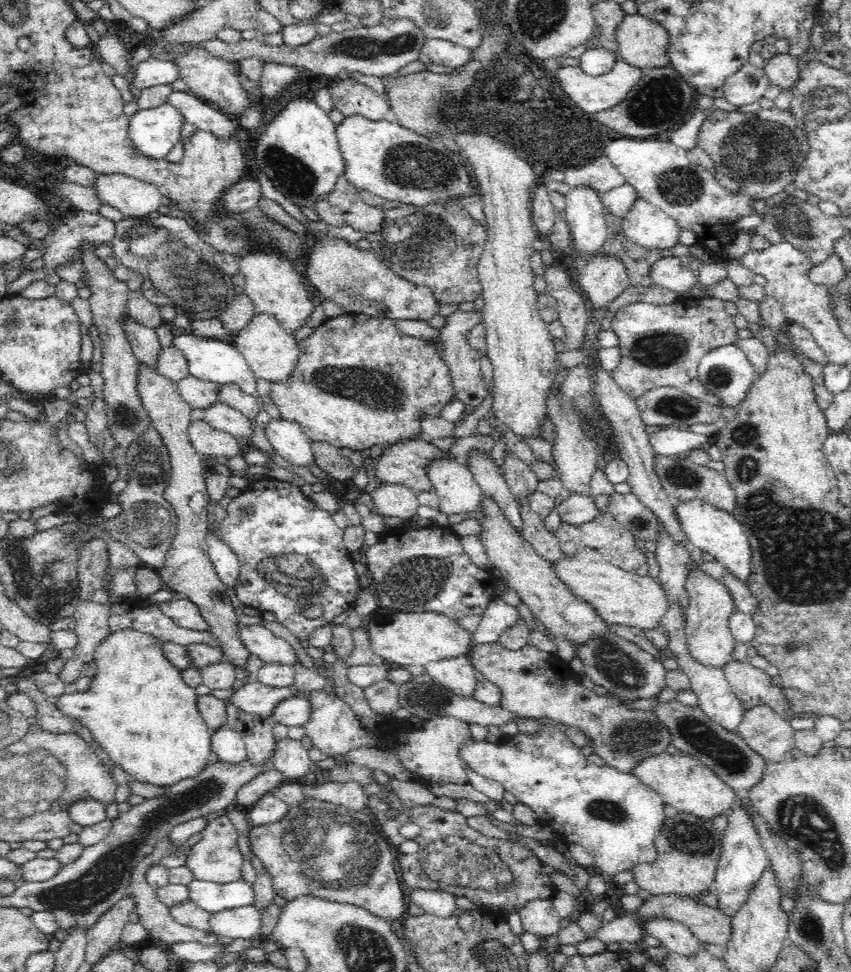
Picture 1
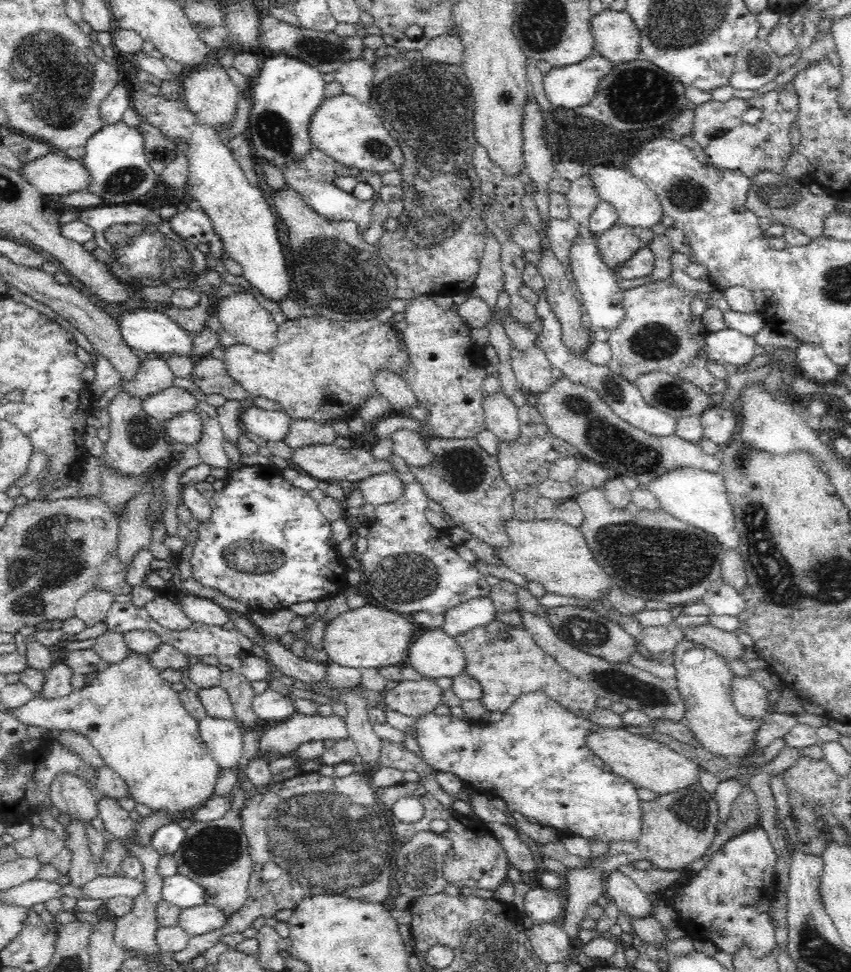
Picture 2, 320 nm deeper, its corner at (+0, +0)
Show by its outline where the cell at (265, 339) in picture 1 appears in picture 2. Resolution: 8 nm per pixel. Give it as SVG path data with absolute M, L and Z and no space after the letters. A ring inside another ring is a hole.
M243 291L221 298L217 306L215 315L220 324L238 343L262 353L273 349L277 324L270 311L258 303L252 292Z

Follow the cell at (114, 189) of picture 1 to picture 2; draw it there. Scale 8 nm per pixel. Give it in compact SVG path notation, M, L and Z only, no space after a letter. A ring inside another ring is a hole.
M50 152L22 165L22 176L44 196L67 196L90 188L90 173L78 159Z

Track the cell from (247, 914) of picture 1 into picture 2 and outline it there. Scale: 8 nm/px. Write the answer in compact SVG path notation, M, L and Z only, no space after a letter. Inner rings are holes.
M202 904L202 906L182 909L178 918L179 925L193 937L220 928L228 916L214 906Z

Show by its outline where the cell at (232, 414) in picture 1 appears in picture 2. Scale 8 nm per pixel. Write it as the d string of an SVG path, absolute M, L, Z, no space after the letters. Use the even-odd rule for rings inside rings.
M176 385L143 398L145 416L160 422L172 420L174 416L184 411L195 412L196 404L198 404L196 396L192 395L188 389Z

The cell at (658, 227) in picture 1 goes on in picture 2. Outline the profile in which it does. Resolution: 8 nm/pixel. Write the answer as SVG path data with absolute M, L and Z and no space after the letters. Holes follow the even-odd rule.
M593 166L586 169L586 174L590 175L592 185L600 195L601 201L608 202L616 209L620 223L641 230L650 229L661 222L664 213L658 197L642 183L642 180L636 179L630 172L619 167Z

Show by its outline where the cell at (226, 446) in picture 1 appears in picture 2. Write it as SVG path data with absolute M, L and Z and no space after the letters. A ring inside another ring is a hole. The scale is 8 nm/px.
M194 411L178 413L172 420L165 422L164 432L170 443L181 442L184 444L196 445L202 436L202 419Z

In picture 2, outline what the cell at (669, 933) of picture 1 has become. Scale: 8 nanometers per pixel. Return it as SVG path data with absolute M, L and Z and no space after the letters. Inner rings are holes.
M620 869L609 872L603 888L605 895L614 899L620 912L636 918L653 916L655 908L647 893Z

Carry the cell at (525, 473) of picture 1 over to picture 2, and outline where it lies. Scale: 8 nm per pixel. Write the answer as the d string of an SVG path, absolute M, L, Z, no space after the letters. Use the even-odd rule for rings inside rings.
M502 389L497 394L485 396L482 408L485 412L487 430L492 431L500 441L510 443L519 437L519 408Z

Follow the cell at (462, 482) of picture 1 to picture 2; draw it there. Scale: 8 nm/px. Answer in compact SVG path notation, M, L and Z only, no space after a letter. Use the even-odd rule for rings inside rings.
M402 428L390 433L389 438L393 442L393 452L411 467L423 467L433 463L433 454L428 450L425 435Z

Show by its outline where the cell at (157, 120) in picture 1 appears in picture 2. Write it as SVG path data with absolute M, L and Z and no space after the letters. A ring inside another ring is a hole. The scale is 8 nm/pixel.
M123 121L116 124L108 124L95 132L94 136L88 140L85 148L85 156L80 160L90 173L90 188L88 192L100 196L101 205L123 205L136 202L141 196L145 196L152 191L154 184L158 181L158 176L154 174L148 160L144 157L144 139L136 127L128 127Z

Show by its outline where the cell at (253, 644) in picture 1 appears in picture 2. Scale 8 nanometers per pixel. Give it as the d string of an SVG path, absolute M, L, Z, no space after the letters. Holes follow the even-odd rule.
M176 591L176 598L182 610L193 622L222 627L228 621L229 610L222 608L212 599L199 597L188 592Z

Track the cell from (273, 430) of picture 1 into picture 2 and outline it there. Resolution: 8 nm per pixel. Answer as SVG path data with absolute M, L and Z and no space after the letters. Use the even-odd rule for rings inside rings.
M245 402L245 411L242 410L240 423L250 433L262 436L264 440L285 440L285 436L292 424L291 416L284 410L264 410Z

